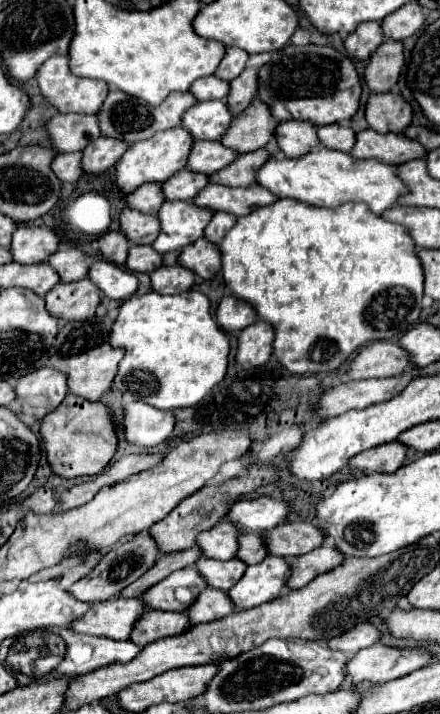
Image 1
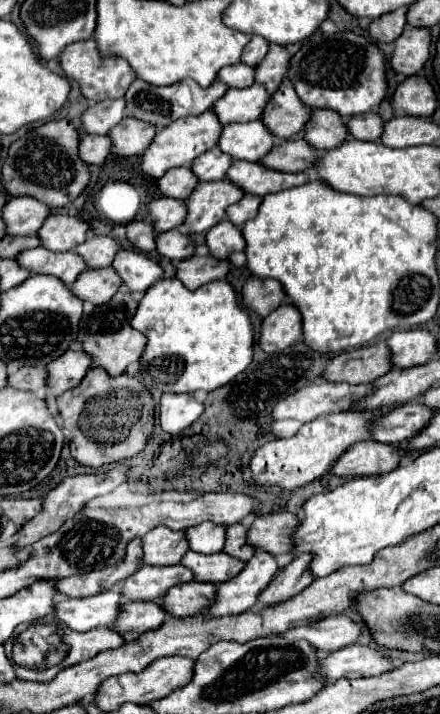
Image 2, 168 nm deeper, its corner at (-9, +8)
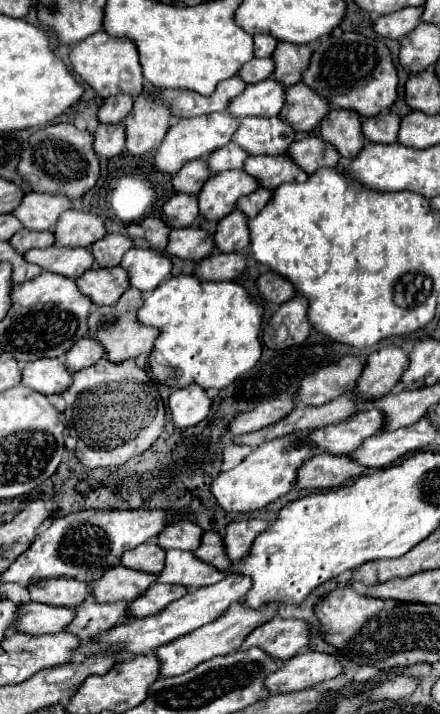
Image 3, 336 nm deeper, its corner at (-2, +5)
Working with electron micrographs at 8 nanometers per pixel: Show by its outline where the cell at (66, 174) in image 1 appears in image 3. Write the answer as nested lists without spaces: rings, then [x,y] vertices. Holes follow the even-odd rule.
[[[100,124],[94,132],[94,152],[102,158],[112,158],[124,148],[124,126],[122,124]]]

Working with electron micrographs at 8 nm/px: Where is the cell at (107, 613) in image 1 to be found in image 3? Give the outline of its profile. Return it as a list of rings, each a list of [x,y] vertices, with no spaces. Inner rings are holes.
[[[28,602],[22,606],[22,618],[14,624],[14,630],[28,634],[56,634],[62,632],[72,622],[74,614],[76,610],[68,606]]]

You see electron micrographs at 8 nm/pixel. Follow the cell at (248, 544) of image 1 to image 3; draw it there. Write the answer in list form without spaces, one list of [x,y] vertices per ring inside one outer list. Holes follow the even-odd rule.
[[[204,532],[204,538],[202,538],[202,544],[200,548],[196,550],[196,556],[206,562],[206,564],[212,564],[214,568],[218,570],[228,570],[230,568],[230,560],[226,556],[226,548],[224,548],[224,540],[222,540],[222,534],[220,532]]]

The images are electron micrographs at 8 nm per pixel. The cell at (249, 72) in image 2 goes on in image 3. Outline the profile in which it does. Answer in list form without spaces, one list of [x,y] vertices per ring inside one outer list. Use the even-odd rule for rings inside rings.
[[[252,58],[248,64],[244,64],[244,68],[240,68],[238,78],[242,78],[246,84],[254,84],[270,78],[272,70],[274,70],[272,58]]]

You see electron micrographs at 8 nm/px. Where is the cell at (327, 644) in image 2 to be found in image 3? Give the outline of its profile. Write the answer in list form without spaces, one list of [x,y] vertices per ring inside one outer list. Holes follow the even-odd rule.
[[[274,616],[264,626],[256,628],[242,644],[240,650],[258,646],[276,660],[288,660],[300,650],[310,648],[310,624],[304,620],[284,620]]]

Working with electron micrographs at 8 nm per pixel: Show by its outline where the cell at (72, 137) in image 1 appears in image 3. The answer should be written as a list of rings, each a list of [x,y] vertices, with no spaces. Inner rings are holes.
[[[128,94],[110,96],[98,108],[98,122],[100,124],[118,124],[130,112],[130,108],[132,108],[132,96],[128,96]]]

